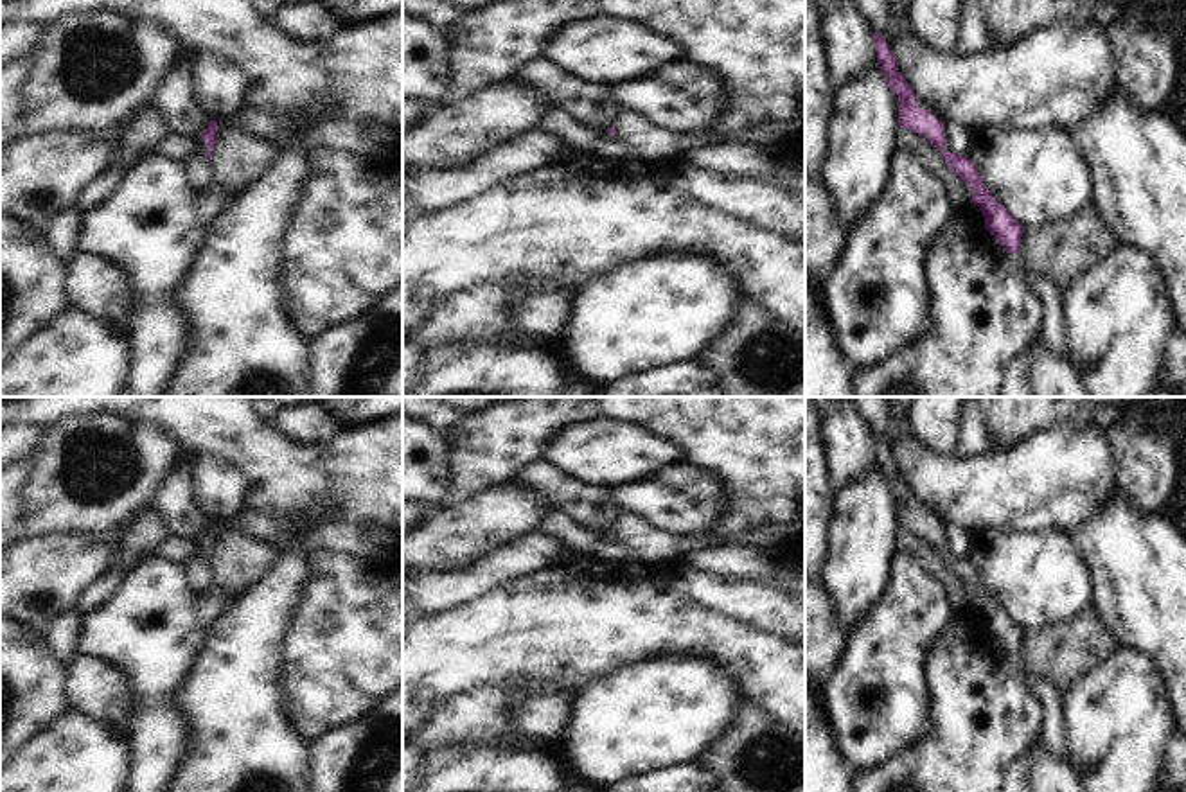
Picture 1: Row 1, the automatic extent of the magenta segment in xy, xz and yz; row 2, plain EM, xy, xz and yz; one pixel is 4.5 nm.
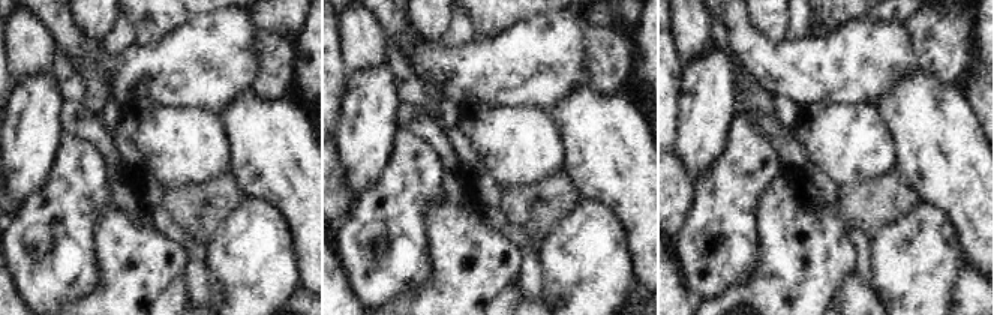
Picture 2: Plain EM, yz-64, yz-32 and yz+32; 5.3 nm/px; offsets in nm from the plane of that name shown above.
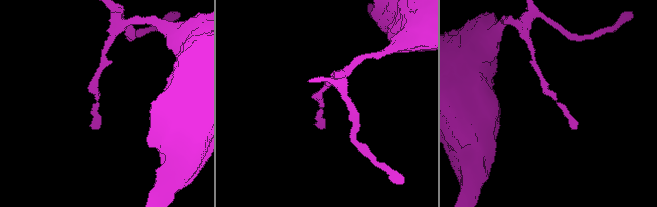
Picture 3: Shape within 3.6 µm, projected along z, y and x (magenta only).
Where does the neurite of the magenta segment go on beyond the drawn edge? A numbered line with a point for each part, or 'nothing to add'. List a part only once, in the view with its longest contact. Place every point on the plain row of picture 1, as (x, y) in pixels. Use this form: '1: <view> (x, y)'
nothing to add

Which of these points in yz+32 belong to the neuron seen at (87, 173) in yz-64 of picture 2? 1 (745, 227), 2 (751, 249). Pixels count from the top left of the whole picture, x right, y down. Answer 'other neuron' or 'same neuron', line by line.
1: same neuron
2: same neuron

